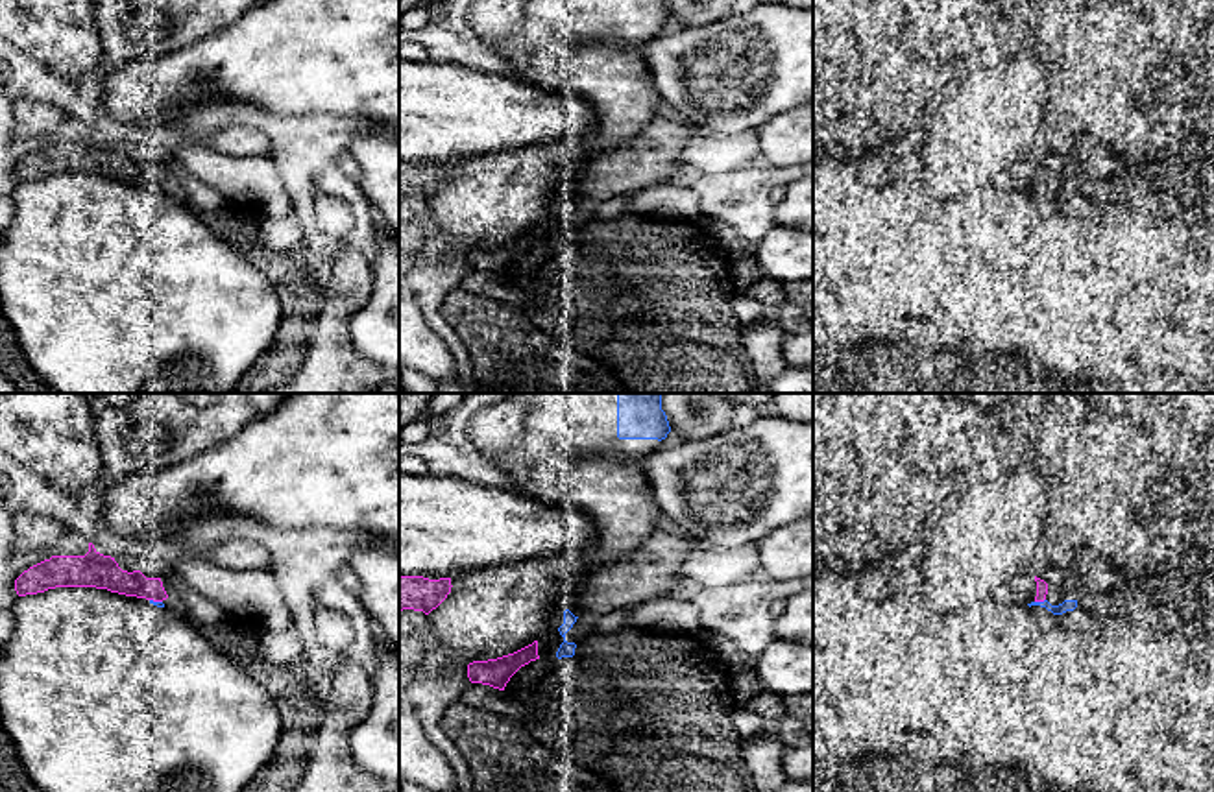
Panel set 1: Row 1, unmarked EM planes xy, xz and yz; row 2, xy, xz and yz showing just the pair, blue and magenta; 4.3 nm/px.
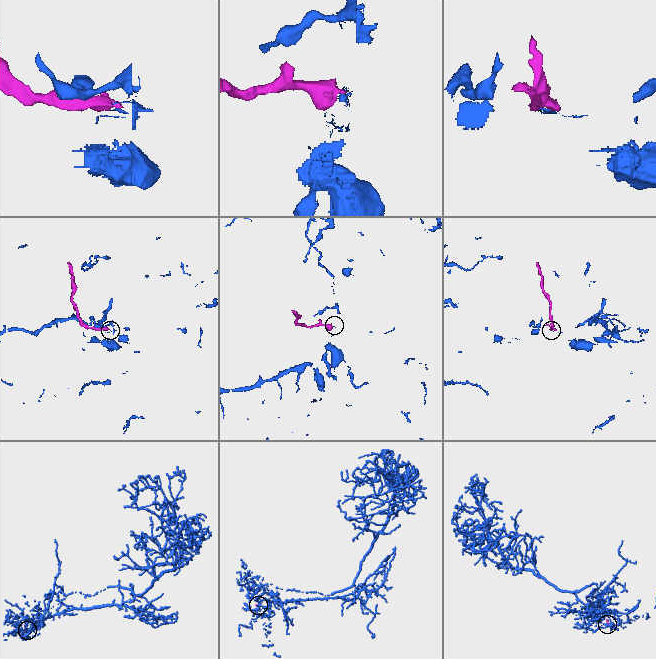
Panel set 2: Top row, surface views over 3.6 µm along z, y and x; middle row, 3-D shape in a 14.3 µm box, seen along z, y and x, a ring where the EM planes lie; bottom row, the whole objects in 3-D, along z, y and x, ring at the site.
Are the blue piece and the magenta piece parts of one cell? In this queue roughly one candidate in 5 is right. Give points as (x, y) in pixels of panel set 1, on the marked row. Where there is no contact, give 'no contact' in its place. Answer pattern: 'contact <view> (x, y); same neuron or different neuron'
contact yz (1039, 602); different neuron

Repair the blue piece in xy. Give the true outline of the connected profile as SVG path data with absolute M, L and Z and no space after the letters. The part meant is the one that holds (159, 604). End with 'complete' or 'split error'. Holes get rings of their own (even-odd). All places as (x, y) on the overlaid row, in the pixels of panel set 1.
M55 587L18 596L11 611L15 630L0 648L0 720L39 792L242 792L277 755L283 720L268 689L246 666L222 654L192 618L166 609L163 602L96 587Z; split error

